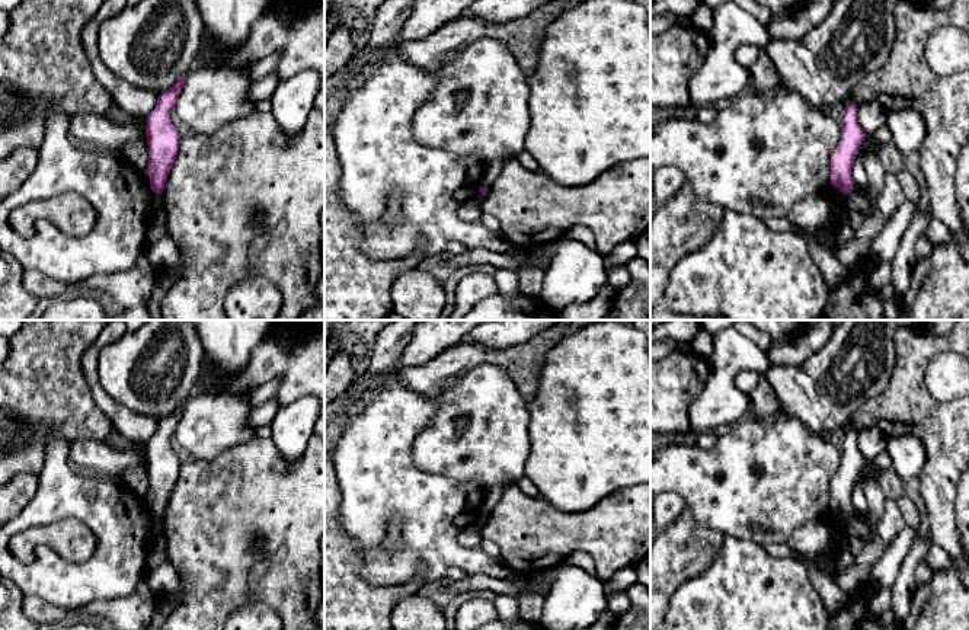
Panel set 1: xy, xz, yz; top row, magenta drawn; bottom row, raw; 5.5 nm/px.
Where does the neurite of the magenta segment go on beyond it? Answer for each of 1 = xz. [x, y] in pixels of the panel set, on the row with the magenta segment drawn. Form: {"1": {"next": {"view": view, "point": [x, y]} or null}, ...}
{"1": {"next": null}}

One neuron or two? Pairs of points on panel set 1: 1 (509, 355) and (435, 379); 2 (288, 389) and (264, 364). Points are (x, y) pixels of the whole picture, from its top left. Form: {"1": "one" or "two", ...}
{"1": "one", "2": "one"}

